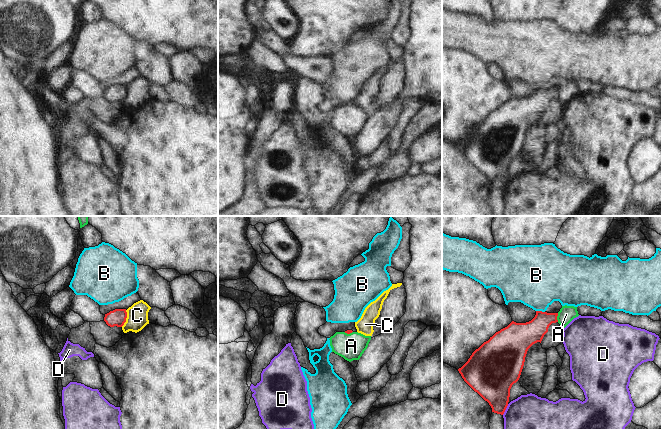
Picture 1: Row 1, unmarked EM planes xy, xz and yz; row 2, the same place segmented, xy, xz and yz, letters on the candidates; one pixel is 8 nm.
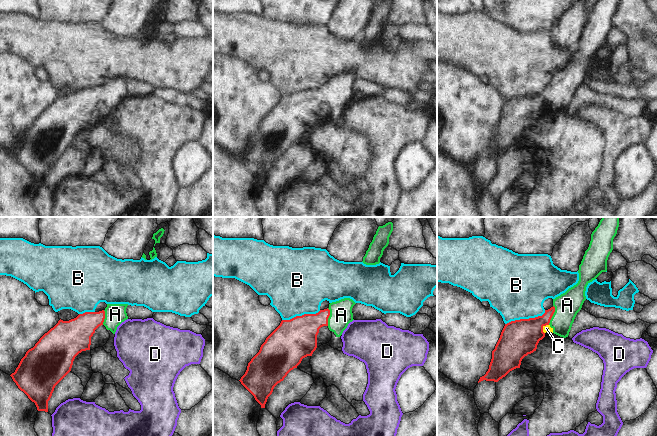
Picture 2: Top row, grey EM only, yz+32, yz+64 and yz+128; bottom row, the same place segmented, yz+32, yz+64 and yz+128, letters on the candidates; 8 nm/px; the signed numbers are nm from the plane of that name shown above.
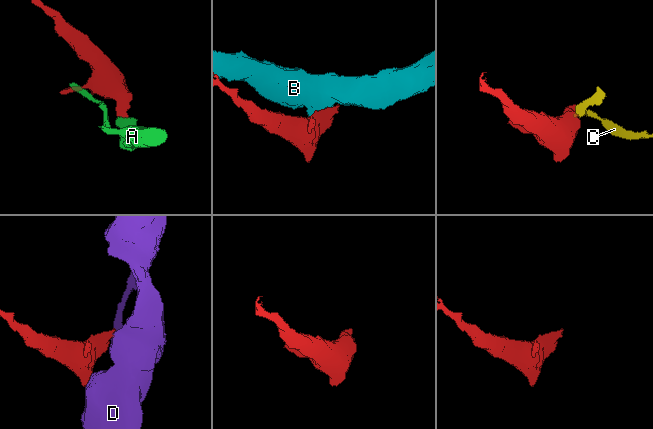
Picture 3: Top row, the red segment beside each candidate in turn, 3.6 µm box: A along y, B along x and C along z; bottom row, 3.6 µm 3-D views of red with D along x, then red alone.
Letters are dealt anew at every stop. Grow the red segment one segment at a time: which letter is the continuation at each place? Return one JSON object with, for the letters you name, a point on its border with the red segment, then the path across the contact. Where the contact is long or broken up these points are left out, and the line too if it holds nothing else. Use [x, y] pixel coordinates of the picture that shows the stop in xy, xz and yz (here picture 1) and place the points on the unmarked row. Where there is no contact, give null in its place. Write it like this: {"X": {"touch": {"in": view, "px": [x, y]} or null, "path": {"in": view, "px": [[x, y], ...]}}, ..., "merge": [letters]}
{"A": {"touch": {"in": "yz", "px": [556, 93]}, "path": {"in": "yz", "px": [[531, 108], [545, 95], [556, 93], [563, 93], [566, 90]]}}, "merge": ["A"]}

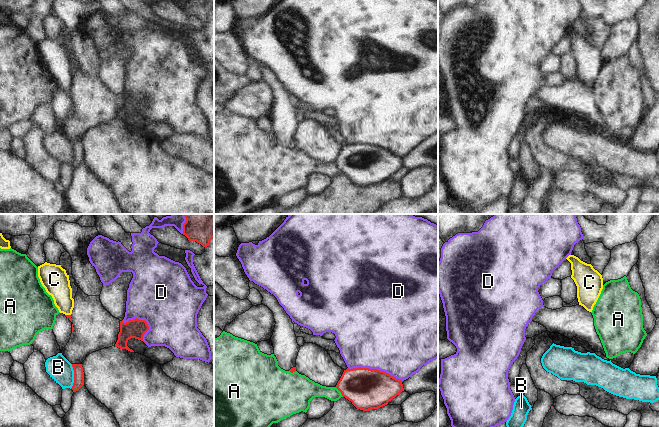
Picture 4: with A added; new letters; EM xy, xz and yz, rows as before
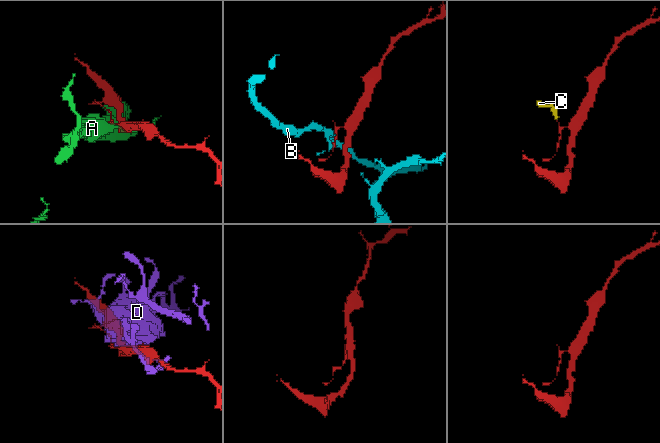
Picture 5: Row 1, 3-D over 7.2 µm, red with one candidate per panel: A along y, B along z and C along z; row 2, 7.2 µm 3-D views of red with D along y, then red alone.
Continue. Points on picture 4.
{"C": {"touch": {"in": "xy", "px": [68, 91]}, "path": {"in": "xy", "px": [[68, 92], [68, 91], [58, 62]]}}, "merge": ["C"]}

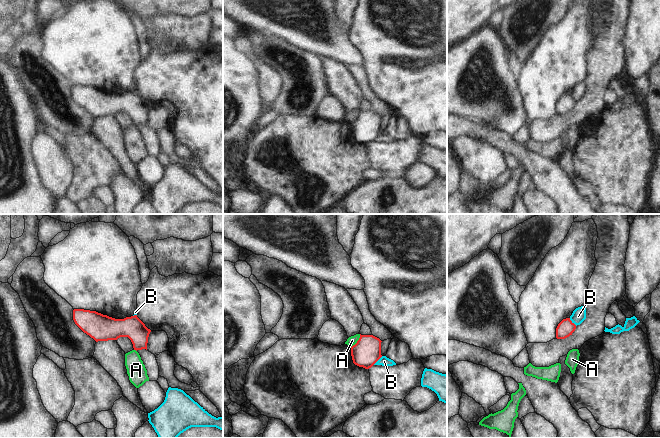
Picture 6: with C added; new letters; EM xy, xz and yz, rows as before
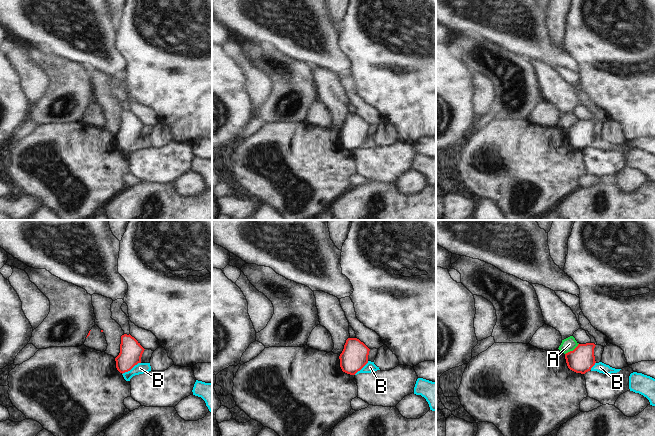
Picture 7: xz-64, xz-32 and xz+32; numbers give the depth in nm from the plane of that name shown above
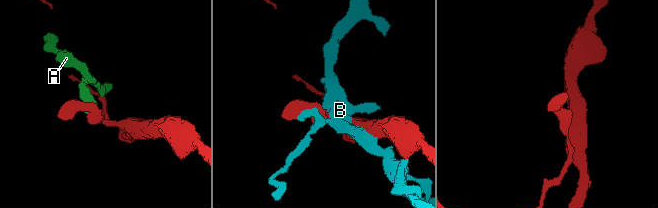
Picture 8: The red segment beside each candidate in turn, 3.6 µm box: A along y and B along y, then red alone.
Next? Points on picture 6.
{"merge": []}

